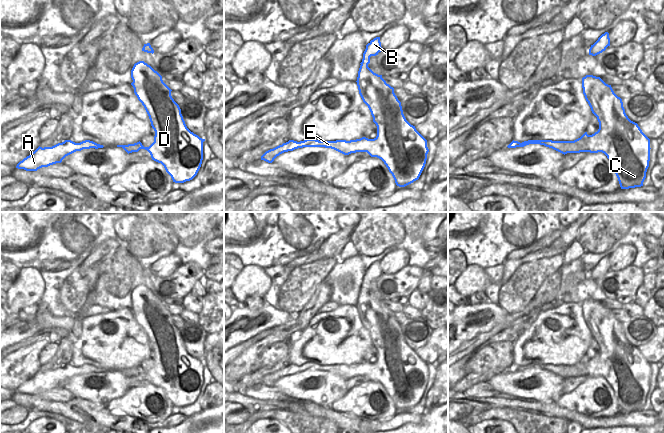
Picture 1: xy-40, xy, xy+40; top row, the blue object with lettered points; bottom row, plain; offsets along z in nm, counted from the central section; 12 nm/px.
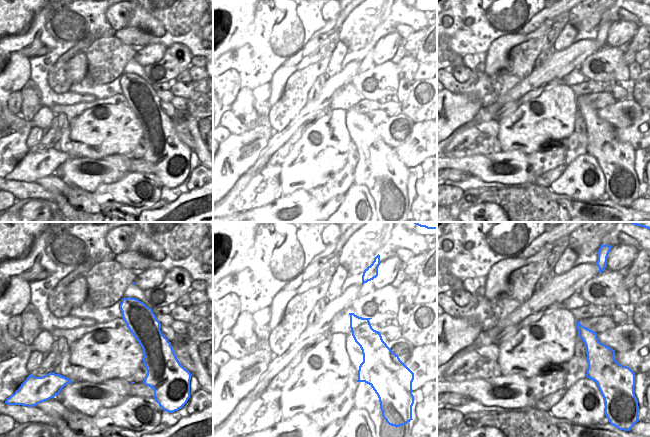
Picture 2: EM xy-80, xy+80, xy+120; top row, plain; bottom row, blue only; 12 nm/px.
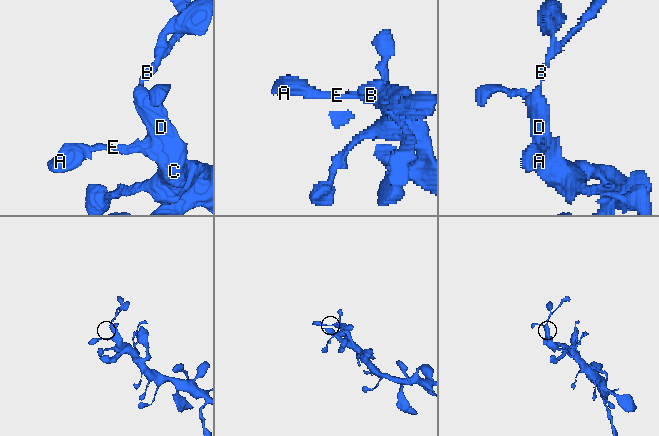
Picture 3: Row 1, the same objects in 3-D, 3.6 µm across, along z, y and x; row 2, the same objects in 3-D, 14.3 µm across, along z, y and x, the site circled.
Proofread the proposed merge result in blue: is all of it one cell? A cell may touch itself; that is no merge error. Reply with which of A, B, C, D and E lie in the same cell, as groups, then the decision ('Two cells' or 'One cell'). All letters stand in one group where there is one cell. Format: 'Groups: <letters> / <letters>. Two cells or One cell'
Groups: A B C D E. One cell.

